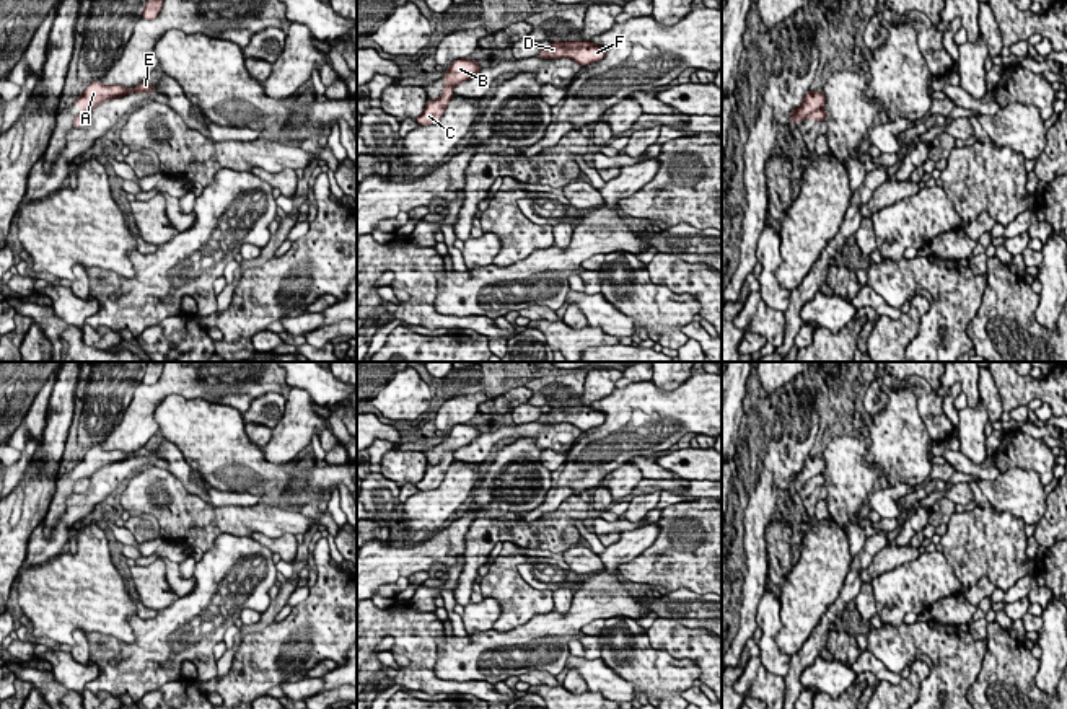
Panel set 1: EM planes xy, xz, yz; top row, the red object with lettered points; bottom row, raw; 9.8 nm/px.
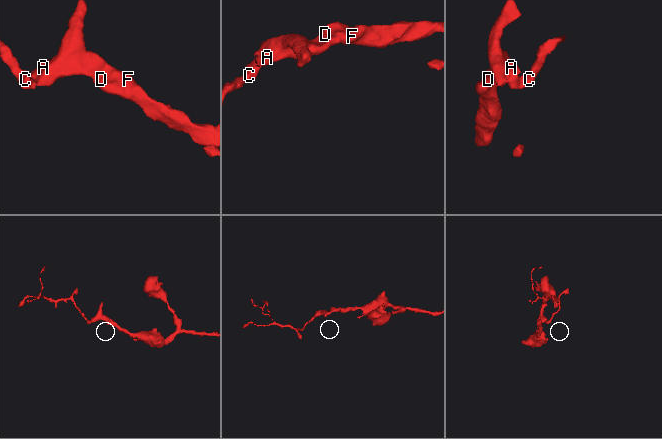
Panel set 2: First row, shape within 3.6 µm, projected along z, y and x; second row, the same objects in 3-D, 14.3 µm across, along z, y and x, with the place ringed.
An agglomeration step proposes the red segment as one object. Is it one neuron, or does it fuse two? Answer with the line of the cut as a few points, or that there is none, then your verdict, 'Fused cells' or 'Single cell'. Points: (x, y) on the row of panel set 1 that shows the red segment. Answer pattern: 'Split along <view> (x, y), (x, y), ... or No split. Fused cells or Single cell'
Split along yz (820, 108), (807, 116). Fused cells

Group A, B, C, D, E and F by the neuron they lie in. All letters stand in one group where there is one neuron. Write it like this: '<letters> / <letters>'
A B D E F / C

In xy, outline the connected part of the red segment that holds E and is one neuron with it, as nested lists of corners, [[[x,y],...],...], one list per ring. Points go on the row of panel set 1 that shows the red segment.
[[[96,80],[85,88],[81,96],[75,103],[80,106],[81,112],[90,114],[98,104],[104,101],[122,98],[127,93],[151,93],[151,91],[155,91],[155,85],[148,83],[147,80],[130,90],[121,85],[103,85]]]

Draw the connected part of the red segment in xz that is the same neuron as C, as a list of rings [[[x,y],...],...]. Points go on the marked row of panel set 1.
[[[453,86],[443,88],[443,93],[438,99],[428,99],[425,109],[420,117],[415,119],[419,126],[432,126],[440,121],[448,106],[450,99],[453,98]]]

